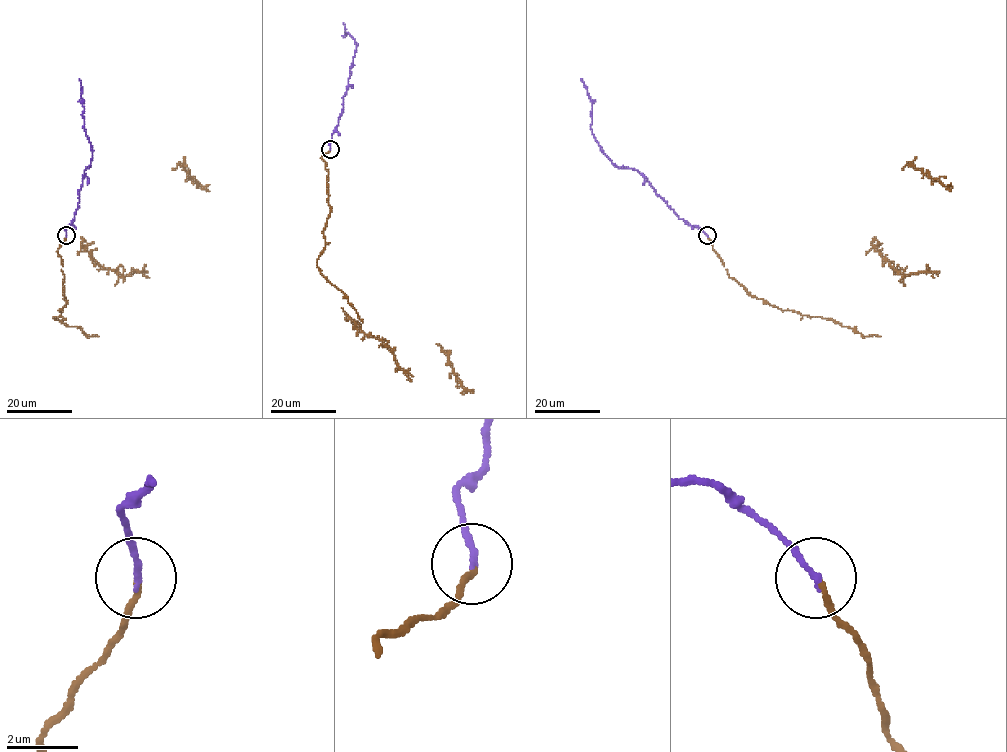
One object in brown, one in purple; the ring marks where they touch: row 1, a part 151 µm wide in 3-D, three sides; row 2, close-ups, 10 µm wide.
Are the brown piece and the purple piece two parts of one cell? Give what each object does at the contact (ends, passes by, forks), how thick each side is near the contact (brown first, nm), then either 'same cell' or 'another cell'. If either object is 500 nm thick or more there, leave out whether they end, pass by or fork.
brown ends; purple ends; calibres 160 and 170 nm; same cell

